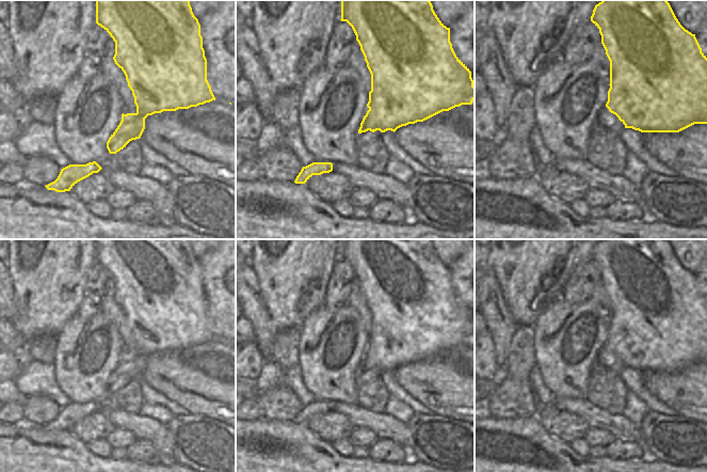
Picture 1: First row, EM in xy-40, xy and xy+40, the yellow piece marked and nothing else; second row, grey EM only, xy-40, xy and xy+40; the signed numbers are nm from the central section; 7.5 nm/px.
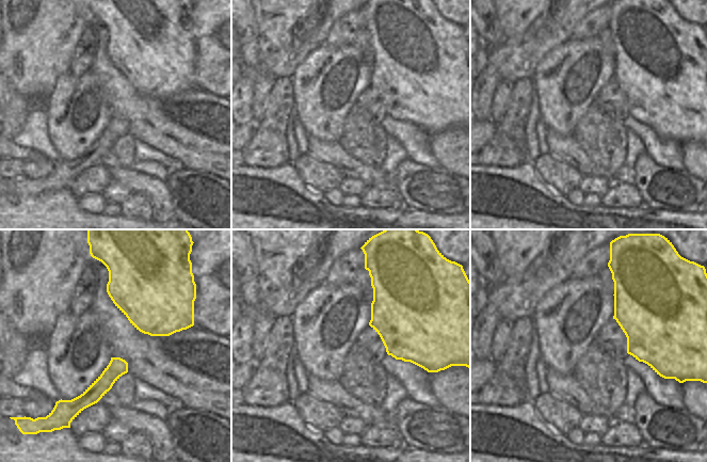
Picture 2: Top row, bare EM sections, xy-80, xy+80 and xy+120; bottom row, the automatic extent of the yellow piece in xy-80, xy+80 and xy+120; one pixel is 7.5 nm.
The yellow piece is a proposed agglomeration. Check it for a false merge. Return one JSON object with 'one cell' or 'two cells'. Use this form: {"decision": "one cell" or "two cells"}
{"decision": "two cells"}

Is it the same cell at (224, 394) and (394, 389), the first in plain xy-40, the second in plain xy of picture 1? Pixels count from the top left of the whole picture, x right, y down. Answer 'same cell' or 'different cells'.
different cells

